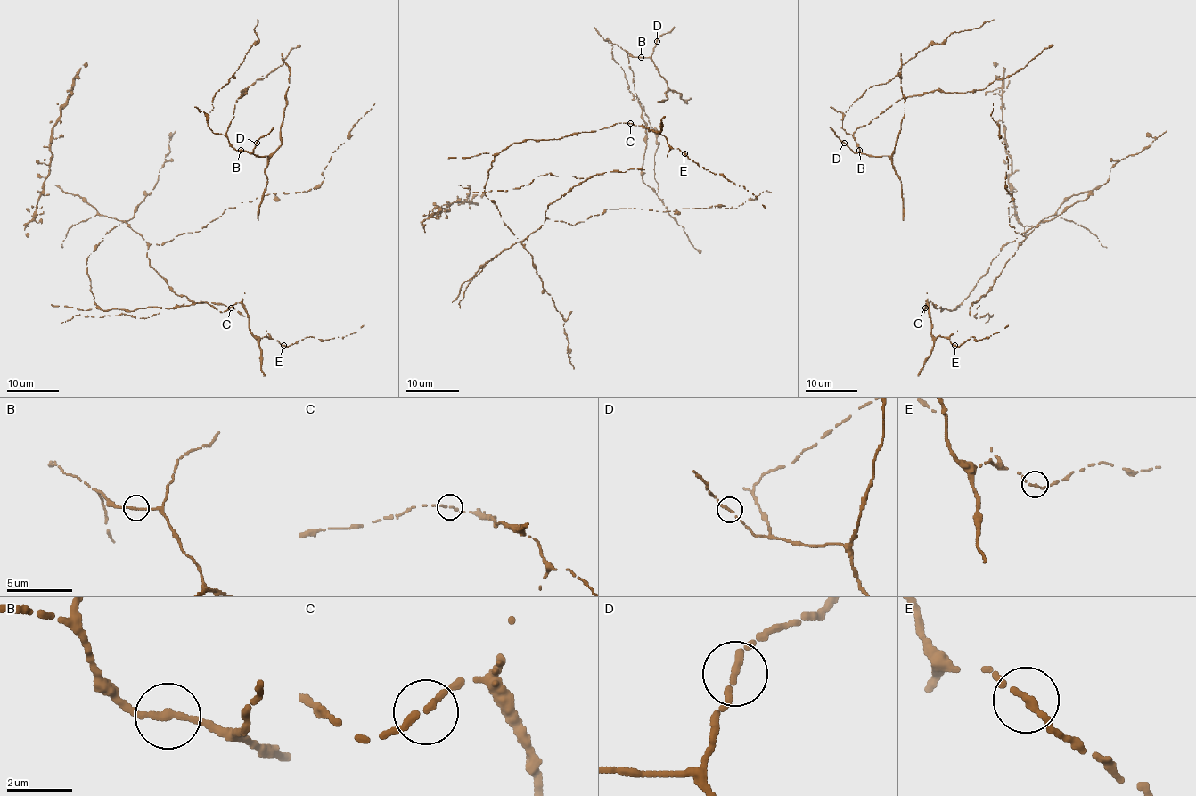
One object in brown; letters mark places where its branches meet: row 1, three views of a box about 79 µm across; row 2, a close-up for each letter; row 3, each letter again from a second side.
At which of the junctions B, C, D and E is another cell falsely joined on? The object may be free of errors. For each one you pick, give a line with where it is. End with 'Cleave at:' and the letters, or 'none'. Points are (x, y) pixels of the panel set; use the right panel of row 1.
Cleave at: none

